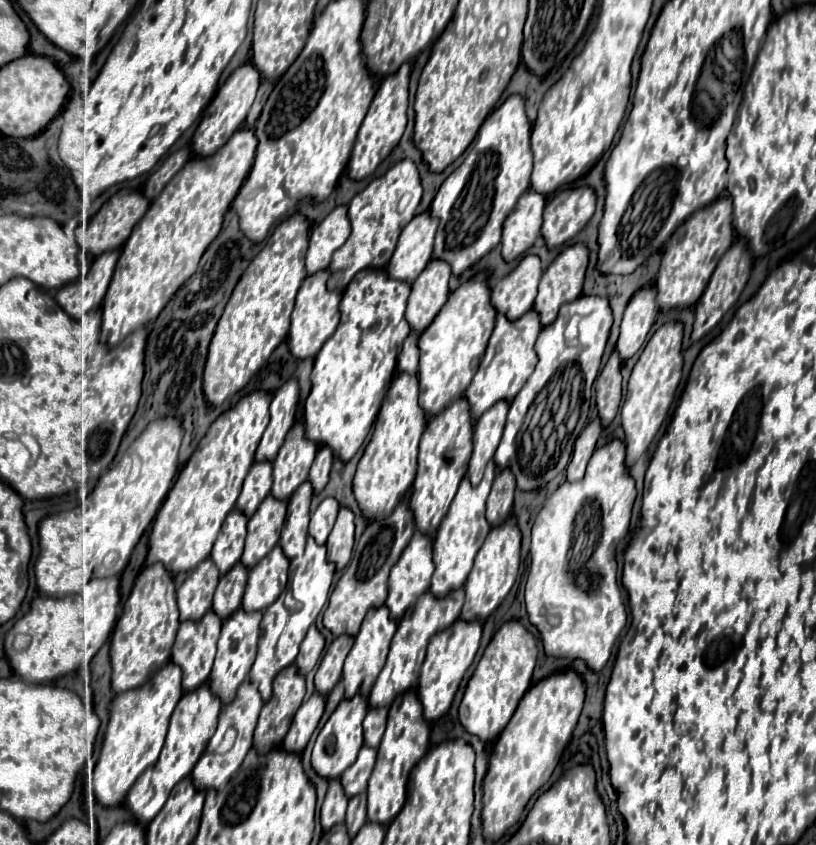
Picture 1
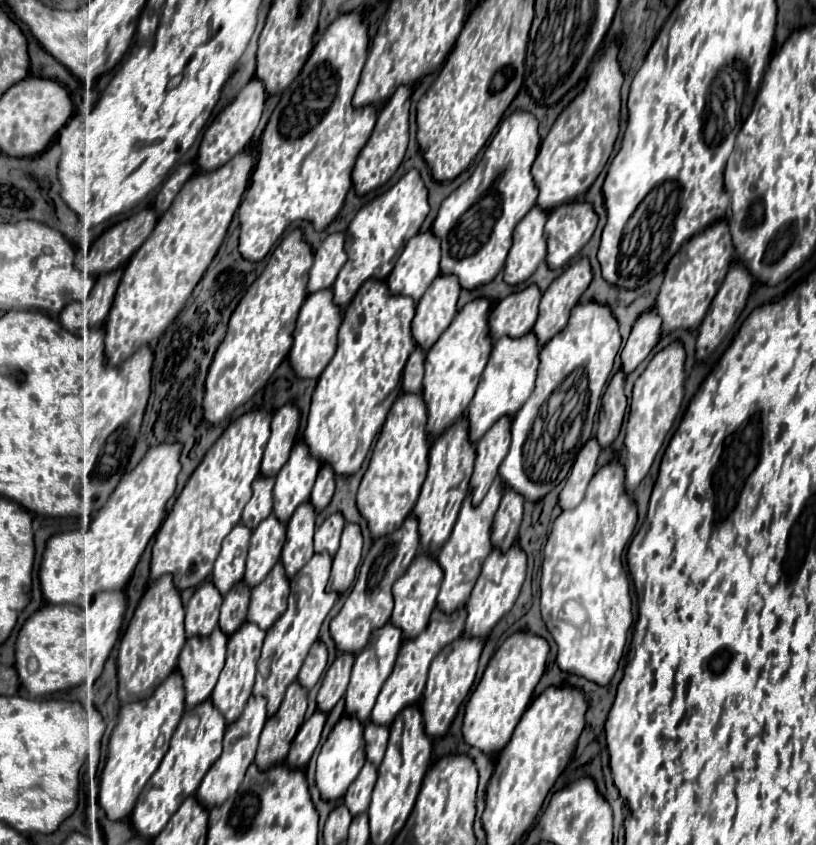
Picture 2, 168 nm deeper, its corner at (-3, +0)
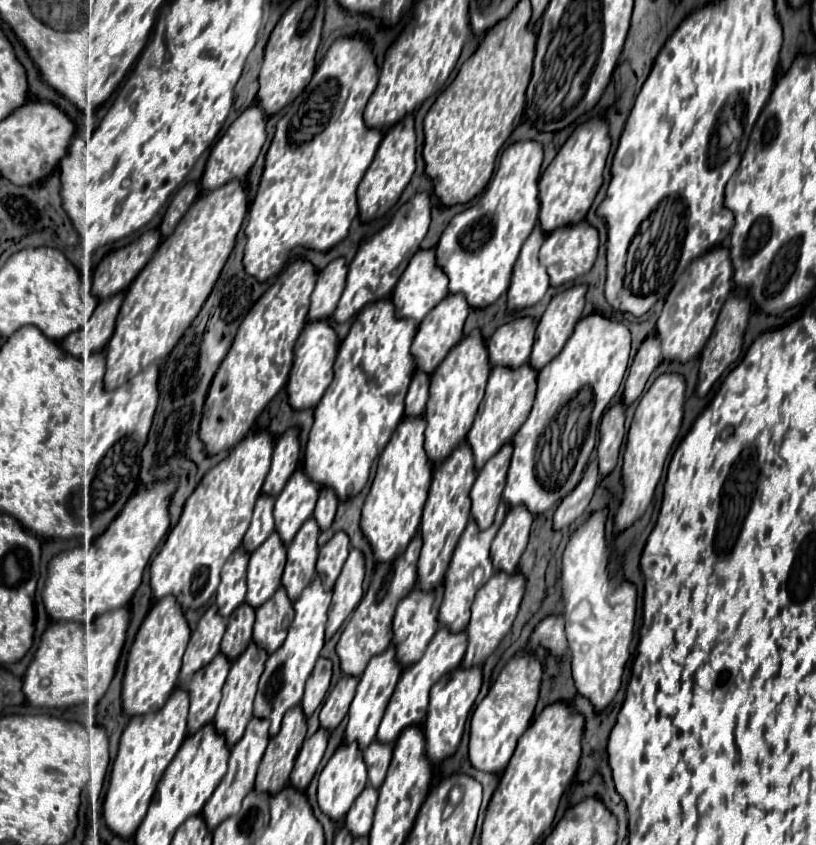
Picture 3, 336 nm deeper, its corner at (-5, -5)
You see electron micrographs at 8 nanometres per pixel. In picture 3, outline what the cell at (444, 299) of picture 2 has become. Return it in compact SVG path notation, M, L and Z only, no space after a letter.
M449 293L445 299L441 299L441 303L437 303L437 307L433 307L433 311L429 311L429 315L421 321L417 335L413 339L411 345L411 353L417 359L417 367L425 373L433 373L433 369L437 367L437 363L441 363L441 359L447 355L447 351L463 337L463 323L467 319L467 309L469 305L465 303L463 295L453 295Z

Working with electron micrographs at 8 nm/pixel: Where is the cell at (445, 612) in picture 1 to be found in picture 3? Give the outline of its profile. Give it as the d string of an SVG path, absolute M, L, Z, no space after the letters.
M439 627L439 631L433 635L431 643L427 645L423 657L405 667L401 671L401 677L399 677L399 683L391 695L391 701L385 709L385 715L381 719L381 725L379 725L379 731L377 731L377 739L381 743L393 743L397 739L397 735L409 727L409 725L421 725L425 715L427 715L427 703L429 703L429 689L433 687L433 683L437 683L437 679L453 669L457 669L461 665L461 659L465 655L465 649L467 649L467 633L465 631L459 631L459 633L453 633L449 631L447 627Z

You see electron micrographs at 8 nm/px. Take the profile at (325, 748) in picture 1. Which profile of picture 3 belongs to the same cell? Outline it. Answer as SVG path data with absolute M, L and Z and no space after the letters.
M343 743L337 747L333 757L327 761L319 775L319 789L317 789L317 799L319 807L325 815L329 815L333 821L339 821L347 815L349 807L353 805L355 797L365 789L367 785L367 767L361 755L361 749L357 743Z

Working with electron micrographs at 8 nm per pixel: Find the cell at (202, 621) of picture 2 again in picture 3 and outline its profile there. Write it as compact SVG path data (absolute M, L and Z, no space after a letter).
M211 605L201 615L197 629L191 635L191 641L183 655L181 677L193 675L197 669L205 667L219 653L219 643L223 633L225 633L225 619L219 615L217 607Z

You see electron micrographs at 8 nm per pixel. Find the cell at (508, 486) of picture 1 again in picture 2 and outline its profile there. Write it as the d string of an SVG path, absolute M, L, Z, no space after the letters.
M511 488L505 490L491 528L491 542L495 548L507 552L515 544L523 520L523 502L525 498L521 494Z

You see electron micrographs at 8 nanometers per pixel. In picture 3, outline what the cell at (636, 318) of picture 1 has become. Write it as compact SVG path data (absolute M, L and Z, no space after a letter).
M649 335L641 343L629 367L629 375L625 379L625 391L623 391L625 405L633 403L643 393L643 387L649 375L653 373L653 369L659 365L659 361L661 361L661 339L657 335Z

